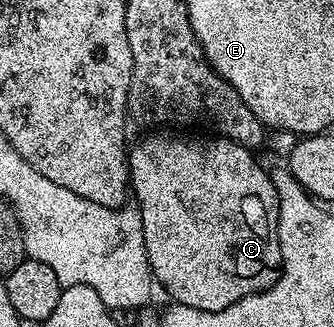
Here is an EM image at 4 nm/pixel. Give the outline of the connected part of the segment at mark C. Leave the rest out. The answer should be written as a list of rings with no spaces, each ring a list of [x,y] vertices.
[[[147,133],[140,143],[130,144],[127,156],[128,172],[143,171],[147,178],[132,178],[129,187],[141,213],[147,264],[151,266],[154,282],[167,290],[168,300],[202,311],[220,311],[246,295],[268,291],[278,281],[283,266],[279,237],[273,226],[279,217],[279,194],[268,168],[263,168],[251,156],[252,148],[223,139],[223,168],[219,179],[198,179],[203,163],[199,159],[191,163],[194,141],[174,139],[171,135],[174,134]]]

